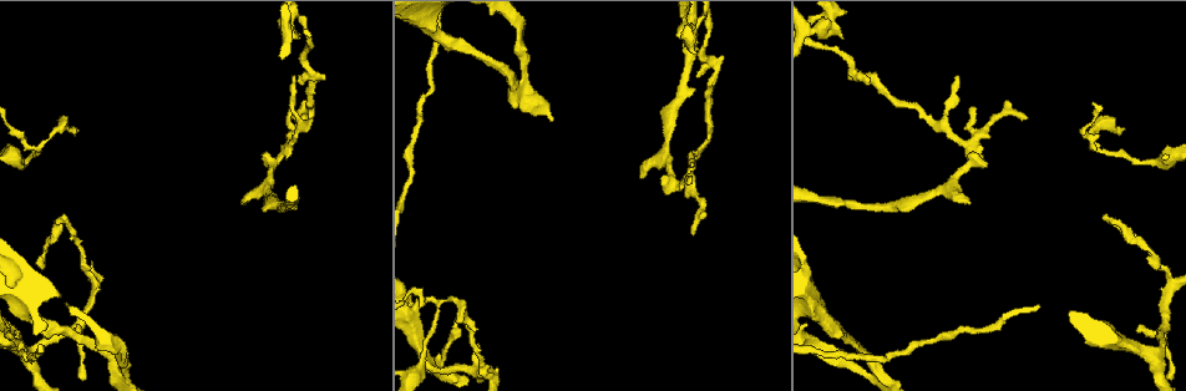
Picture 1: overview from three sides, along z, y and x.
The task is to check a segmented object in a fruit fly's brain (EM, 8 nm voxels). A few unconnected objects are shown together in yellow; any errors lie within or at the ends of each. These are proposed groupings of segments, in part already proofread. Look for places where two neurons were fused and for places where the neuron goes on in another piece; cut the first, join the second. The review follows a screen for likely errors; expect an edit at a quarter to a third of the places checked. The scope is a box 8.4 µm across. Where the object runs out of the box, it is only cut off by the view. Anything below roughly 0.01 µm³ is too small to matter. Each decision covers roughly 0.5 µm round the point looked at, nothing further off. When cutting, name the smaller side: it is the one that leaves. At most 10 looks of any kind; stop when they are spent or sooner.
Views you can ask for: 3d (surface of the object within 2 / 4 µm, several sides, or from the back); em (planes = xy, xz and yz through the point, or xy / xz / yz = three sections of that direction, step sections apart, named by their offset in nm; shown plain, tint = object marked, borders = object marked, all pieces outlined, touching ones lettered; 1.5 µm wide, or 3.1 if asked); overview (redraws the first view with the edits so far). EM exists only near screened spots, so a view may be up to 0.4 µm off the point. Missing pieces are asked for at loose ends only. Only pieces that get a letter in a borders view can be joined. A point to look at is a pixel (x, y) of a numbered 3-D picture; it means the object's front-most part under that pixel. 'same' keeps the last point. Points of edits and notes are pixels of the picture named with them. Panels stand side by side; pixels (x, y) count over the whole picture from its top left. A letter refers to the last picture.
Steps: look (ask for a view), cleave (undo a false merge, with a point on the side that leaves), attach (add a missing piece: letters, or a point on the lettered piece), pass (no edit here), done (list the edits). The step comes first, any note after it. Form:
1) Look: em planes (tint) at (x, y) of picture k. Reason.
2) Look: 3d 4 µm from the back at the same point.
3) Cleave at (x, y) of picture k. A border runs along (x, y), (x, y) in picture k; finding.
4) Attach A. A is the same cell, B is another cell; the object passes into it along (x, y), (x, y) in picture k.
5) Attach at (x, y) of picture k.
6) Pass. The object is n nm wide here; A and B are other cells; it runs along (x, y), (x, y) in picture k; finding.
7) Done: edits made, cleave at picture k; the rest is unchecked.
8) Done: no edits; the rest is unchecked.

Look: 3d 4 µm at (75, 130) of picture 1. Tapers out.

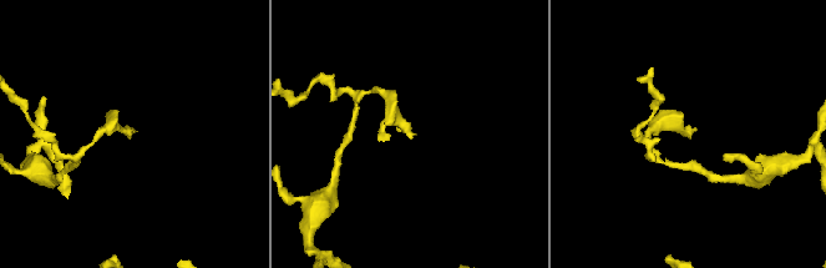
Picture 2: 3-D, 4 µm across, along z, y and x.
Look: em xy step 8 (borders) at (131, 130) of picture 2. Need the tissue.

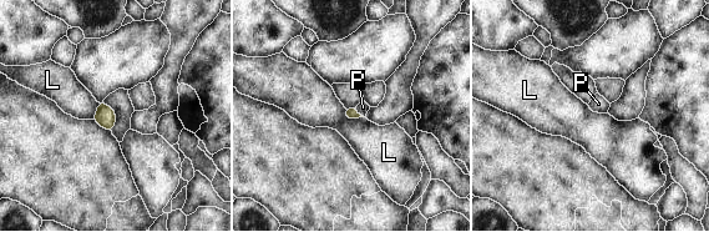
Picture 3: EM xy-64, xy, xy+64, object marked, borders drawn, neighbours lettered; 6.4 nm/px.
Attach P. The longest contact is with L, 140 nm; P is the same cell, L is another cell; the neuron continues.

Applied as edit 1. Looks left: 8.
Look: em yz step 8 (tint) at (457, 331) of picture 1. Sharp bend.

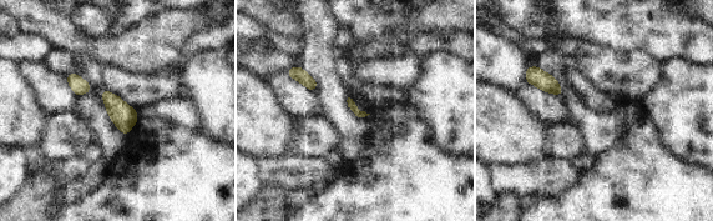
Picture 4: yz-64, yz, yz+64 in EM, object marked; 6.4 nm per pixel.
Look: em planes (tint) at the same point. Cut it another way.

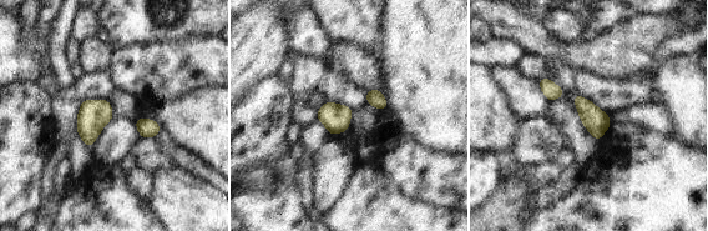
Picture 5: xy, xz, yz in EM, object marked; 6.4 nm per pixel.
Look: em planes (borders) at the same point.

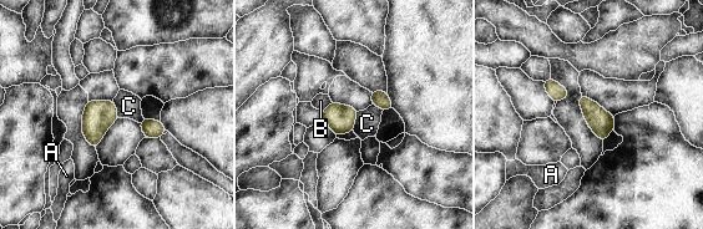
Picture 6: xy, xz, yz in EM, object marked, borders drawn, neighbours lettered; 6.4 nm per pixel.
Pass. The longest contact is with C, 140 nm; A, B and C are other cells; a border runs along (359, 111), (353, 131) in picture 6; continuous, no second neuron.

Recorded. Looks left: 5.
Look: 3d 4 µm from the back at (641, 178) of picture 1. Tapers out.

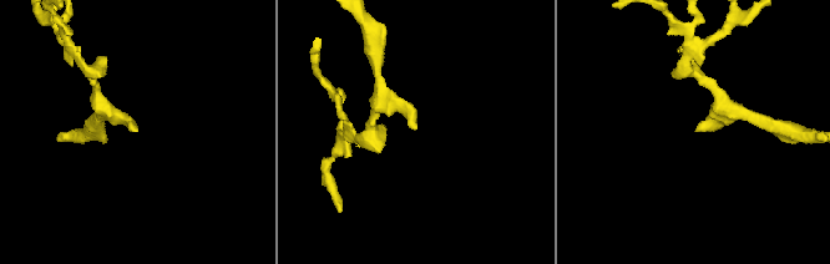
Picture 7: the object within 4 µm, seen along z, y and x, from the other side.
Look: em planes (borders) at (137, 131) of picture 7. Shape alone is not enough.

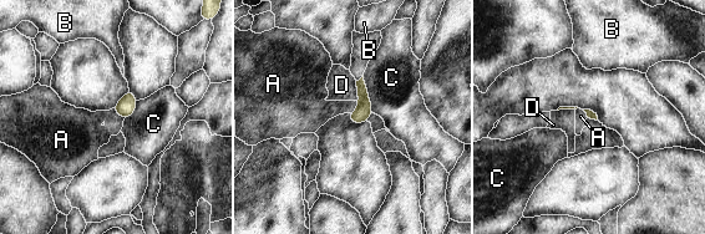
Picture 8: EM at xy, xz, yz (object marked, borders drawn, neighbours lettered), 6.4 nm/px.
Pass. A, B, C and D are other cells; a border runs along (113, 107), (123, 120) in picture 8; no lettered piece goes on from it.

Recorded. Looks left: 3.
Done: edits made, attach at picture 3; the rest is unchecked.

